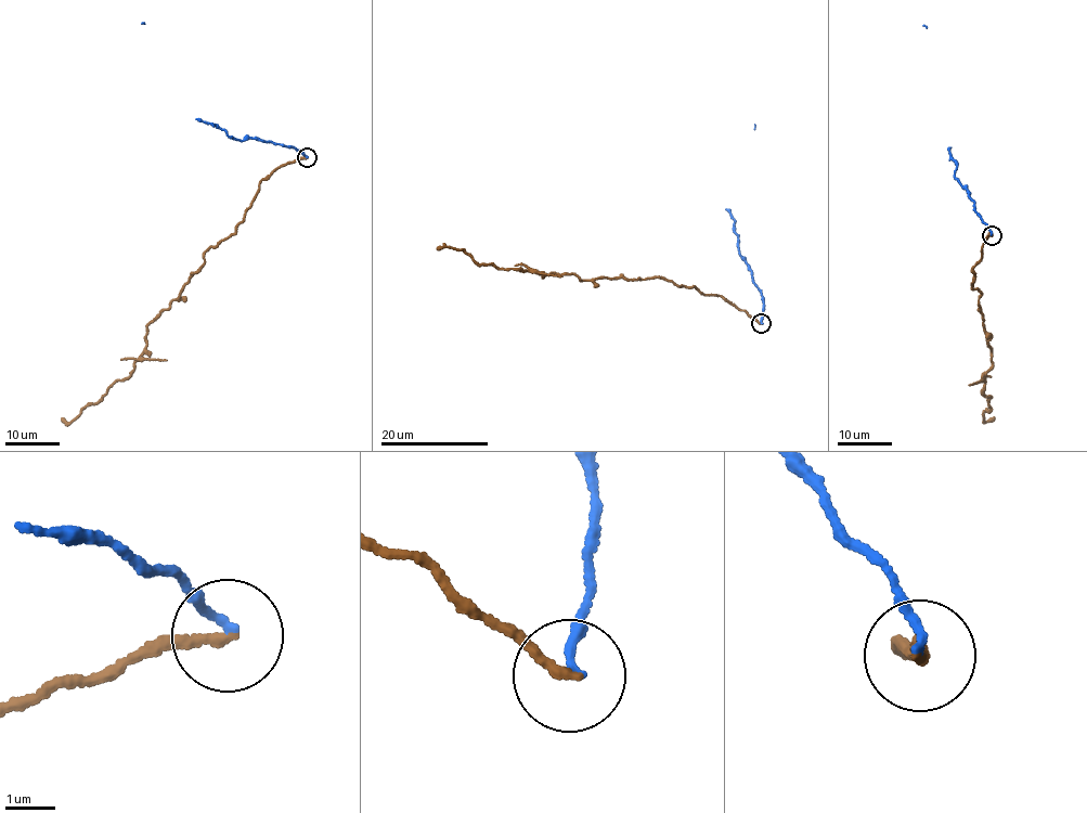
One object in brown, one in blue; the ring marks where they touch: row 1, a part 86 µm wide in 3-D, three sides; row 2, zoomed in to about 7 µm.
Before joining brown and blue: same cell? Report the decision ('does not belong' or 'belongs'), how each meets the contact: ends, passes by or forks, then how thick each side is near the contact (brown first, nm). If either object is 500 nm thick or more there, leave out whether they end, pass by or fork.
does not belong; brown ends; blue ends; calibres 200 and 160 nm

